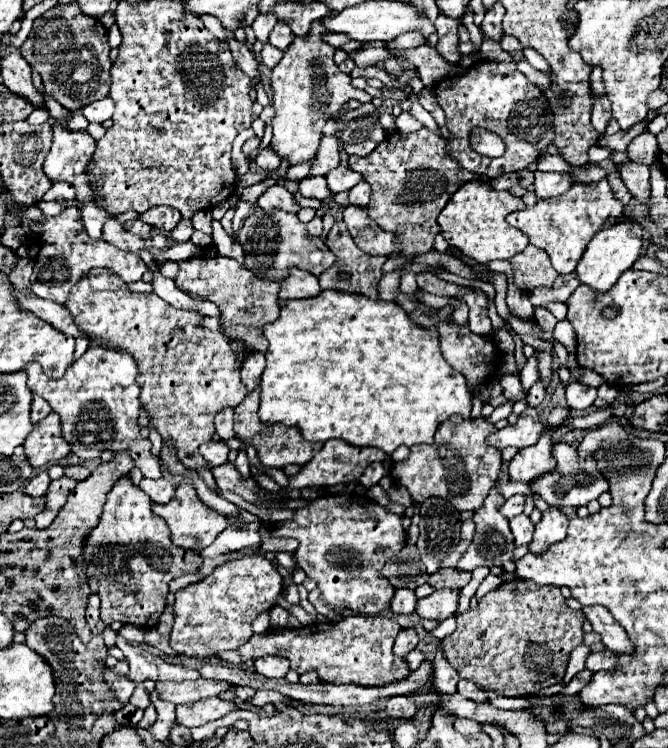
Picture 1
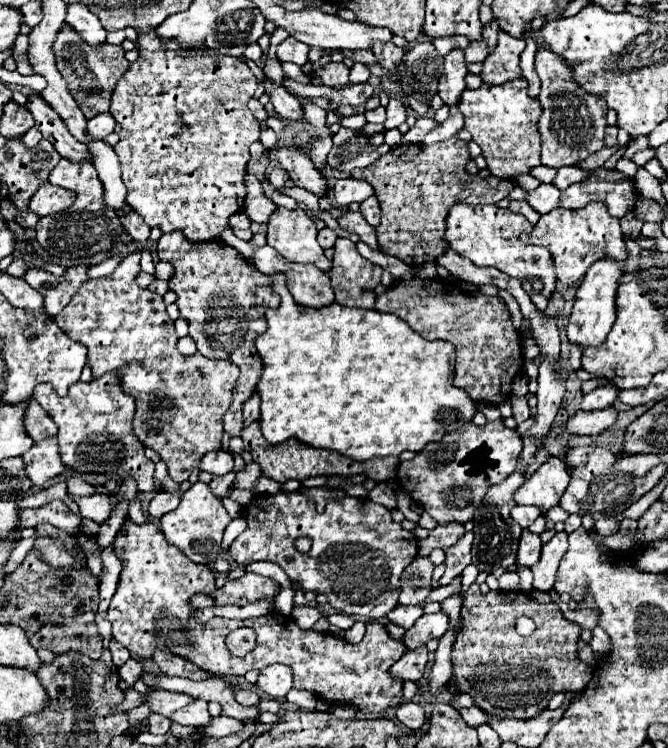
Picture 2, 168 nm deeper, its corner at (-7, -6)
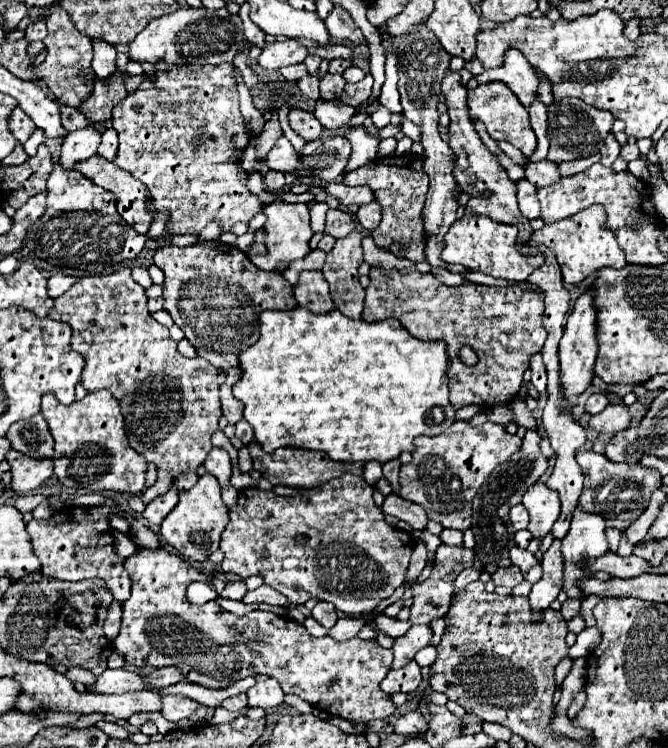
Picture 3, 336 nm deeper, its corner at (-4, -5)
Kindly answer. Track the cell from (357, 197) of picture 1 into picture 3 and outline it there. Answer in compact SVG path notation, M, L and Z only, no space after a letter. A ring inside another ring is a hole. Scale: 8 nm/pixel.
M376 201L366 203L366 205L360 205L360 209L358 209L358 213L356 213L358 223L360 223L366 231L374 231L374 229L378 227L380 219L382 219L380 211L382 211L382 209L380 209L380 205L378 205Z

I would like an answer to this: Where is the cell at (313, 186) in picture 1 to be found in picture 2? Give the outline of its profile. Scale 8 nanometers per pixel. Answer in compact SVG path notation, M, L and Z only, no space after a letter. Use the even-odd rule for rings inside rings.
M281 146L281 148L277 148L275 158L287 170L287 174L295 182L295 186L305 188L305 190L313 192L315 196L321 196L323 190L327 188L325 178L313 168L309 154L305 154L297 146Z

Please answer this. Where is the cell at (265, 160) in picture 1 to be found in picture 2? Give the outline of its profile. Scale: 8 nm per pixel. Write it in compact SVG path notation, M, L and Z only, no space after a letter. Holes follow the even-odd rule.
M273 168L271 172L269 172L269 182L275 186L275 188L283 188L285 186L285 182L287 182L287 172L283 170L283 168Z

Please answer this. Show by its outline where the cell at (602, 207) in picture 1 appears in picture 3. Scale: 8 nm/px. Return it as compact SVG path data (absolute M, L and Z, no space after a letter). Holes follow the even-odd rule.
M592 205L588 209L582 209L580 213L556 221L552 225L544 225L542 229L534 231L528 245L546 245L556 253L558 265L562 269L562 277L566 283L580 283L590 273L602 269L602 267L614 267L622 269L628 265L624 251L620 249L614 233L606 225L606 213L600 205Z

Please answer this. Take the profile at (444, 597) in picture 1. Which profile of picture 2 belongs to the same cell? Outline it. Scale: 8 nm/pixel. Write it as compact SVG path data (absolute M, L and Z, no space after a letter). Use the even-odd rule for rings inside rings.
M443 612L437 614L423 614L419 622L411 630L405 632L403 644L407 650L417 650L419 646L425 646L433 638L441 638L447 632L447 616Z

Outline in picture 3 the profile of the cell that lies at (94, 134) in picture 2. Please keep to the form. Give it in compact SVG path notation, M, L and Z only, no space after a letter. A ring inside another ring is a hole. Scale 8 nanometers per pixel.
M94 125L82 127L78 131L68 133L62 143L62 155L60 155L60 165L64 169L72 169L76 161L84 161L92 157L102 141L102 131L96 129Z

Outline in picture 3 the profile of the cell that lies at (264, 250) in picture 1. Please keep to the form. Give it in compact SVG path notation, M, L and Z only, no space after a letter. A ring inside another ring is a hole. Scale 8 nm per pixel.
M276 201L264 207L266 213L266 247L268 253L266 255L255 255L250 257L252 263L258 269L264 271L274 271L280 263L292 263L298 259L304 259L312 249L310 249L310 239L312 239L312 229L310 229L310 215L308 215L308 207L302 203L284 203L284 201Z

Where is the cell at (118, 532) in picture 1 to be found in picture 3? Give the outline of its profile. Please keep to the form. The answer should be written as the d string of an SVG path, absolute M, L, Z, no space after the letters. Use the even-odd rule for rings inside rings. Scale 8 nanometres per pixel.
M138 547L134 555L130 555L124 561L124 567L132 579L132 595L128 601L122 603L122 625L120 633L114 639L114 649L124 655L126 663L142 667L168 667L176 665L182 669L188 681L200 683L204 687L220 689L232 685L236 679L264 673L274 679L278 679L284 693L294 693L300 699L308 701L312 707L318 707L322 711L332 711L336 717L348 719L348 721L362 721L368 723L372 719L384 719L390 717L396 711L396 705L390 695L386 695L380 689L382 679L392 667L392 649L384 649L378 645L378 641L364 641L364 639L348 639L348 641L334 641L328 635L326 637L312 637L302 623L296 623L286 617L278 617L274 613L266 611L252 611L246 617L236 617L228 611L224 611L218 603L208 601L204 605L194 605L186 597L186 587L192 581L208 581L208 577L194 569L186 559L172 555L164 547L148 549ZM242 631L244 641L242 643L230 643L230 635ZM220 645L234 645L238 649L212 649Z

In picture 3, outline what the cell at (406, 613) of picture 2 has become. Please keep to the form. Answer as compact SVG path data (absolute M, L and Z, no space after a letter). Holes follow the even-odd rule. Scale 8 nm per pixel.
M378 613L378 615L374 617L374 621L376 621L378 629L380 629L382 633L390 635L390 637L400 637L400 635L404 635L404 633L412 627L410 621L400 621L400 619L388 617L388 615L384 615L384 613Z

